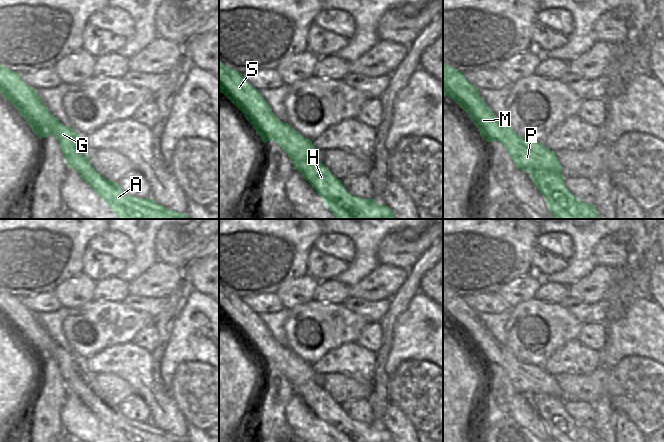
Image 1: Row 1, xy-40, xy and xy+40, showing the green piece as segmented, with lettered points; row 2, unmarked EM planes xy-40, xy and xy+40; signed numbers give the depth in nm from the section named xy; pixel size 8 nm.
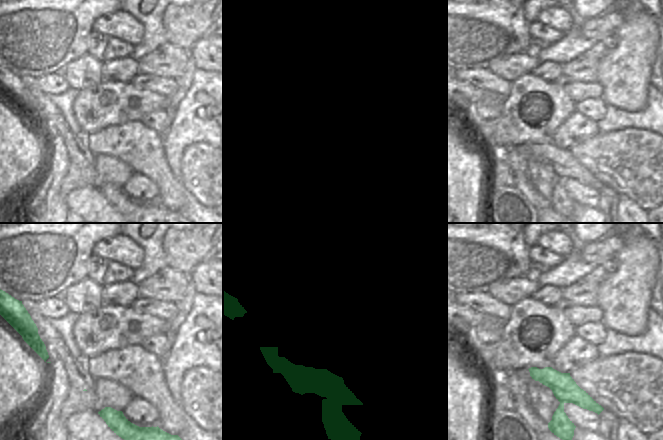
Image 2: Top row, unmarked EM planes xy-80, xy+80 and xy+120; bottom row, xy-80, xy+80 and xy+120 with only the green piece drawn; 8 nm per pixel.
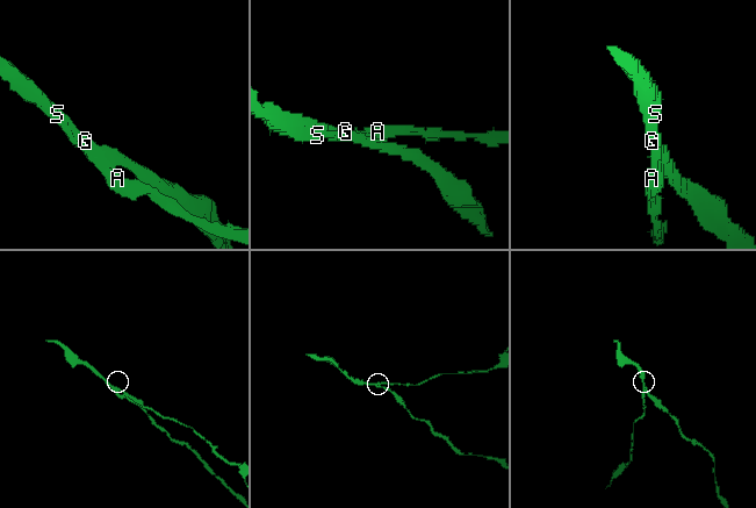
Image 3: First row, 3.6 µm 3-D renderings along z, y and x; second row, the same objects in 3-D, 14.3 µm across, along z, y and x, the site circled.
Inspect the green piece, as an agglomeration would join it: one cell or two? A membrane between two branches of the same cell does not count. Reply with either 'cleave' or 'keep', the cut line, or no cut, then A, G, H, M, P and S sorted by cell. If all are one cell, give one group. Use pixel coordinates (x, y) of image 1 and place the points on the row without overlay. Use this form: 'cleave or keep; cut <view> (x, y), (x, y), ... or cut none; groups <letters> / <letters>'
cleave; cut xy+40 (526, 395), (547, 393), (560, 398); groups A H / G M P S

